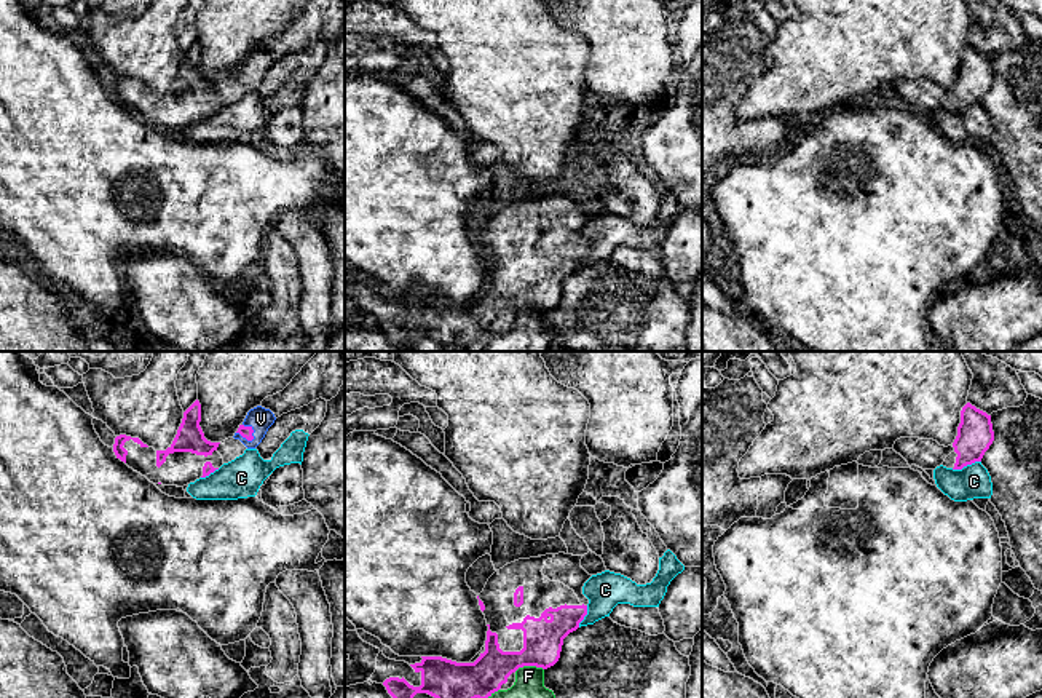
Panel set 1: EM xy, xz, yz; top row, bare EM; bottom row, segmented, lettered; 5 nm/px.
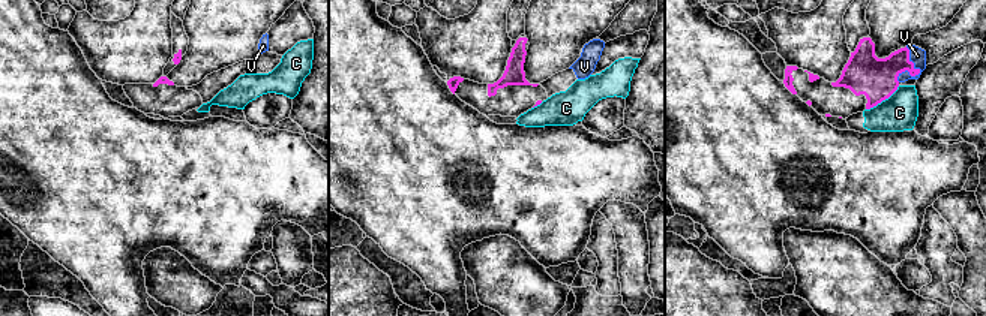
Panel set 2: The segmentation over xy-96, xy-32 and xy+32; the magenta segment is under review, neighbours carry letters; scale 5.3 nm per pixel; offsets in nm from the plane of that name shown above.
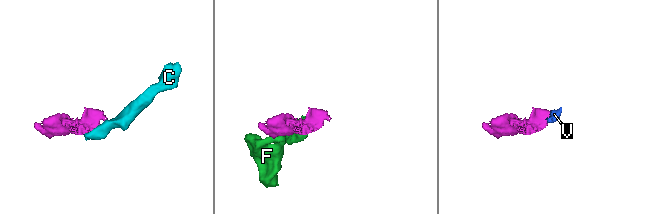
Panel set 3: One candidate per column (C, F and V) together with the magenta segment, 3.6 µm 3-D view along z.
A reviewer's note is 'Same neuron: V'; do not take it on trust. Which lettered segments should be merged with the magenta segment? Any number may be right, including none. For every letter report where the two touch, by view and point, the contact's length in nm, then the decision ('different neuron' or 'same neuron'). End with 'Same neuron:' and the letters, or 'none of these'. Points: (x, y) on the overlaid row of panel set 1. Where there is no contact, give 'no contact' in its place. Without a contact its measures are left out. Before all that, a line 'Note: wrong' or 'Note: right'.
Note: right
C: yz (966, 465) | 160 nm | different neuron
F: xz (528, 665) | 150 nm | different neuron
V: xy (246, 438) | 100 nm | same neuron
Same neuron: V

